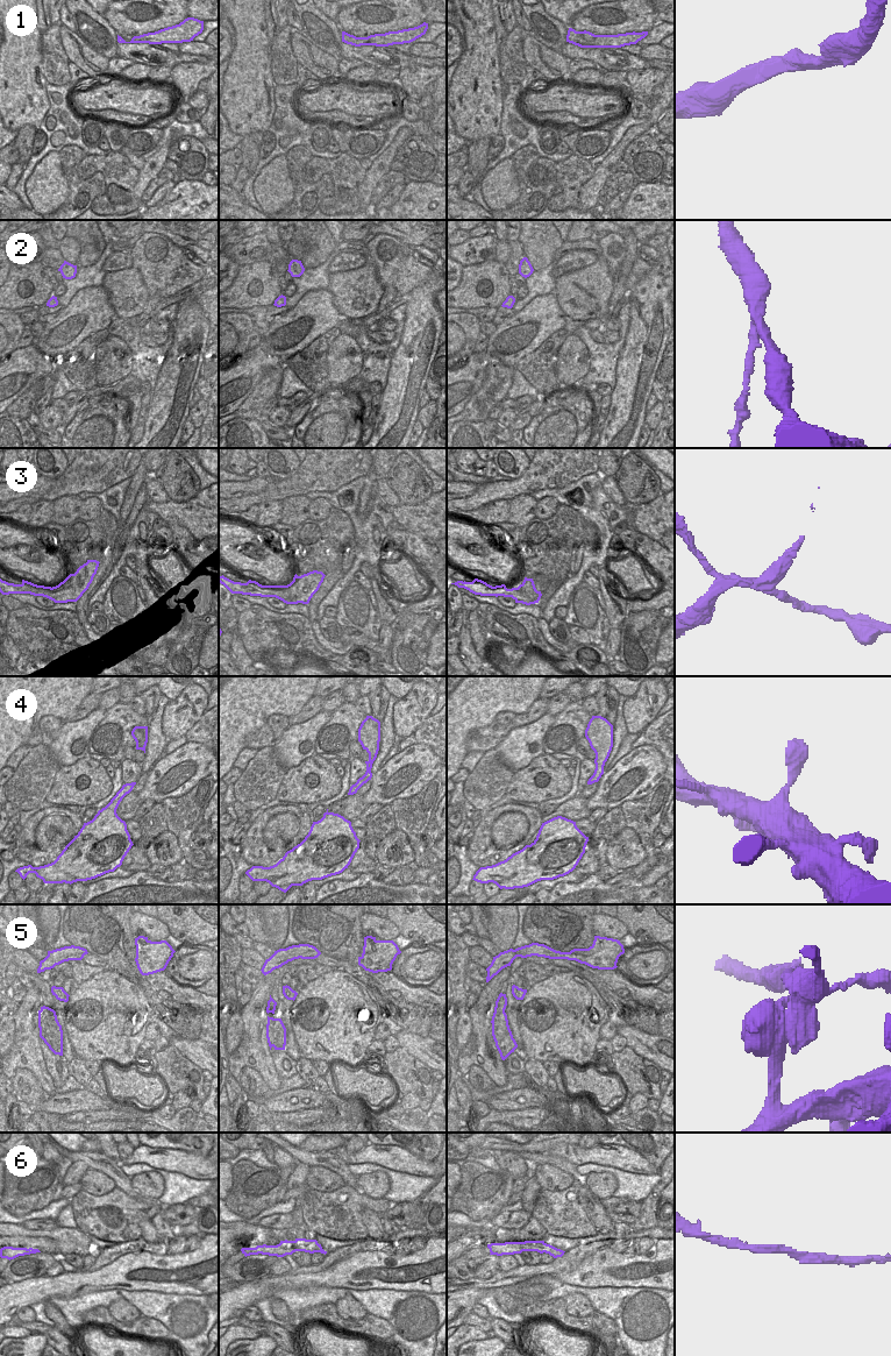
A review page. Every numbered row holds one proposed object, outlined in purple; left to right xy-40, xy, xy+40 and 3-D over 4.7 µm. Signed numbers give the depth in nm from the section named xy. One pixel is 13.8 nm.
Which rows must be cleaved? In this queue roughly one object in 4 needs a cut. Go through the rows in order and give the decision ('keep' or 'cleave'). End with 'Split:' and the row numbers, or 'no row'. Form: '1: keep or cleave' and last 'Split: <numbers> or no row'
1: keep
2: keep
3: cleave
4: keep
5: cleave
6: keep
Split: 3, 5

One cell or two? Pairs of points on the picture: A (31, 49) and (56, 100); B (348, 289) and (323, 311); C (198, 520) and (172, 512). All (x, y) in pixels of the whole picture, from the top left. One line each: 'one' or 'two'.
A: two
B: two
C: one

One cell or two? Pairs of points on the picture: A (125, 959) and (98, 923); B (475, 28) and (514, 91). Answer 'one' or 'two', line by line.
A: one
B: two

